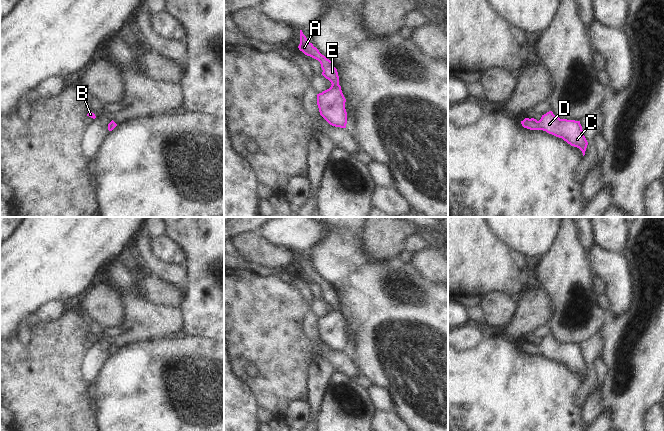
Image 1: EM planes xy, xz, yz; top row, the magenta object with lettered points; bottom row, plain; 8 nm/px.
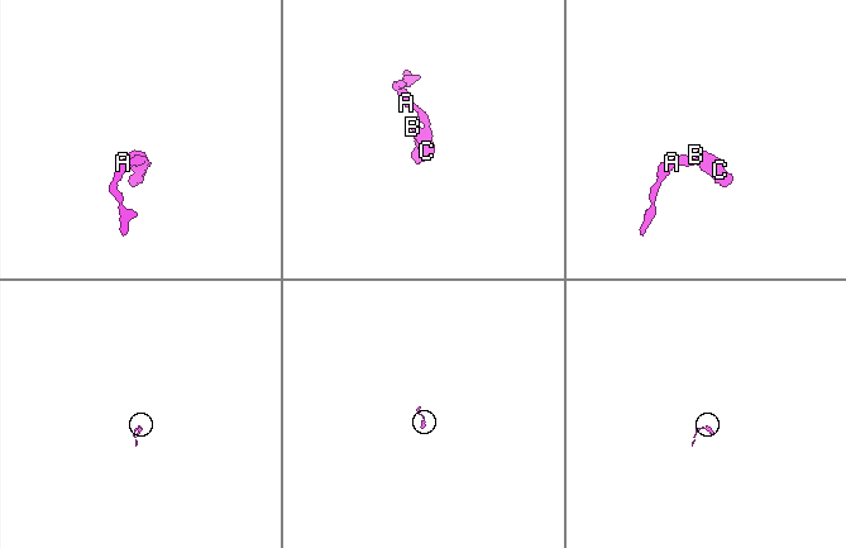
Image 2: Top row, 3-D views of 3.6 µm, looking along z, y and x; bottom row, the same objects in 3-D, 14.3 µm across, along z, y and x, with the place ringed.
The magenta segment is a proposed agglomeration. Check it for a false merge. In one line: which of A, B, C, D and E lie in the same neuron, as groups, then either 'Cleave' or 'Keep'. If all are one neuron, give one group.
Groups: A B C D E. Keep

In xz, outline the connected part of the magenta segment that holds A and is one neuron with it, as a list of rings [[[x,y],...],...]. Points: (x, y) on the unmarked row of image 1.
[[[300,254],[299,274],[305,279],[318,284],[323,294],[322,299],[331,306],[331,311],[317,318],[317,329],[320,339],[332,350],[346,352],[347,336],[346,323],[339,309],[339,300],[333,286],[322,279],[319,274],[310,267]]]

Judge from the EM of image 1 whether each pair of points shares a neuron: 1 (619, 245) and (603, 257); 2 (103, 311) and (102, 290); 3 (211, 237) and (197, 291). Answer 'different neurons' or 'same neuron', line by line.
1: different neurons
2: same neuron
3: same neuron

